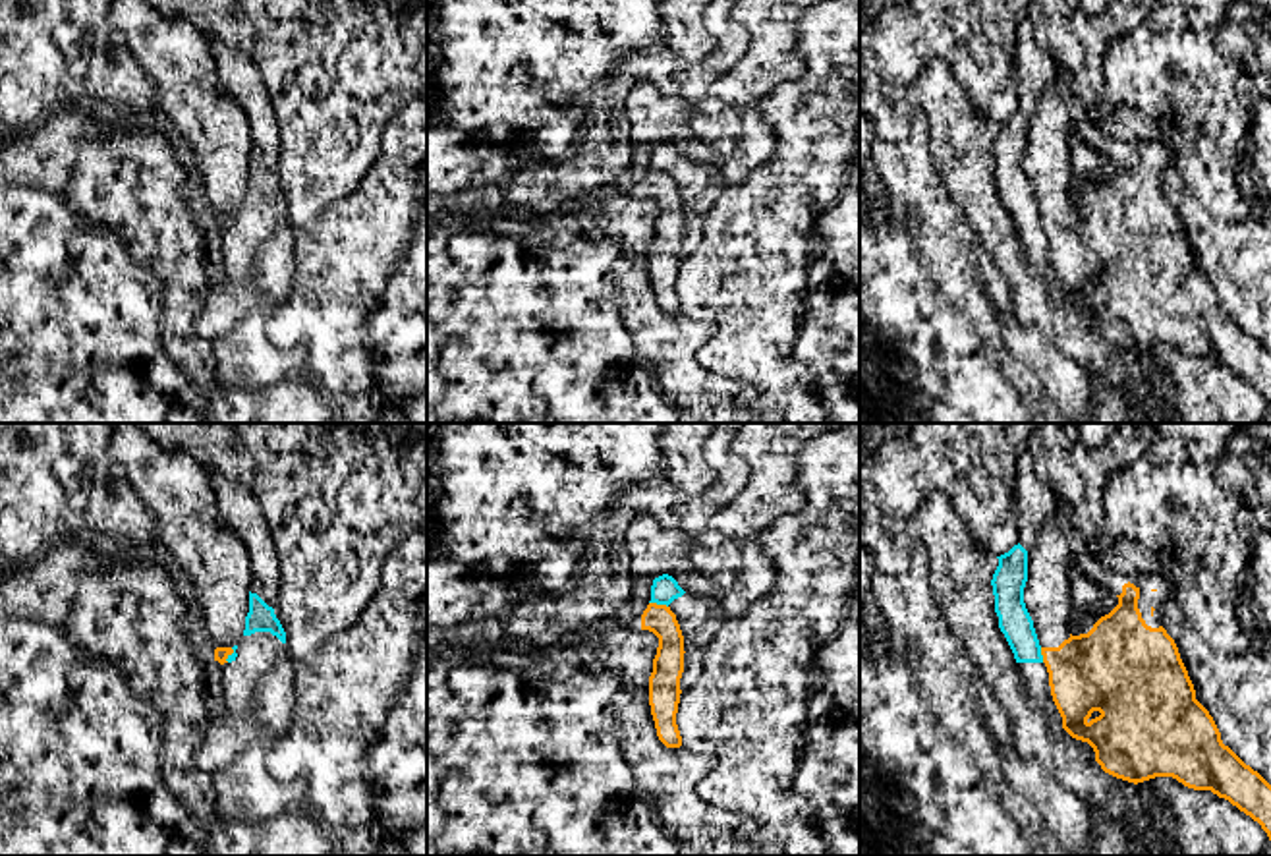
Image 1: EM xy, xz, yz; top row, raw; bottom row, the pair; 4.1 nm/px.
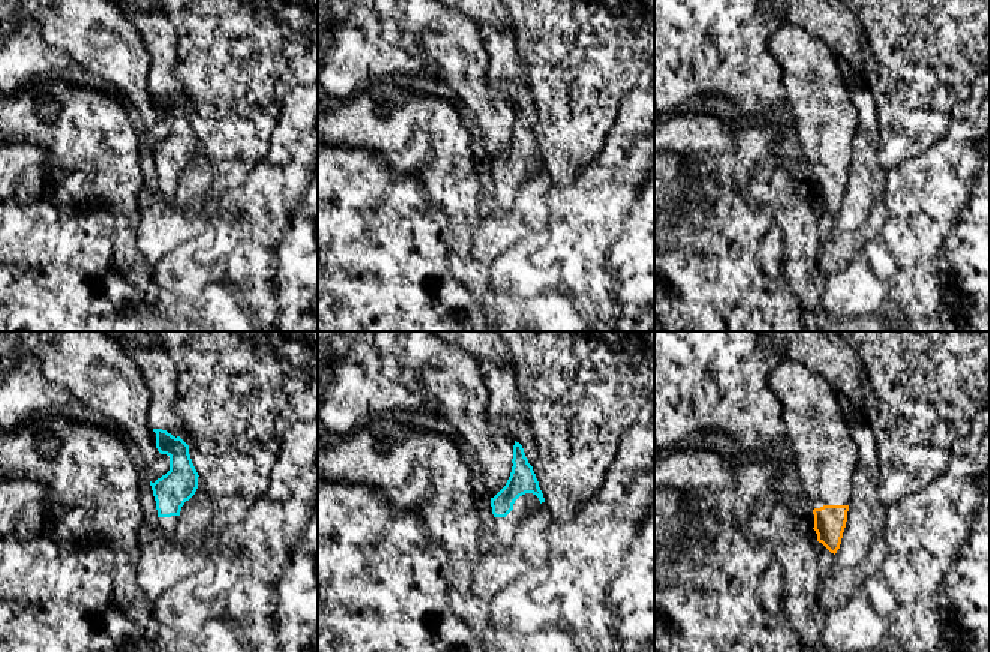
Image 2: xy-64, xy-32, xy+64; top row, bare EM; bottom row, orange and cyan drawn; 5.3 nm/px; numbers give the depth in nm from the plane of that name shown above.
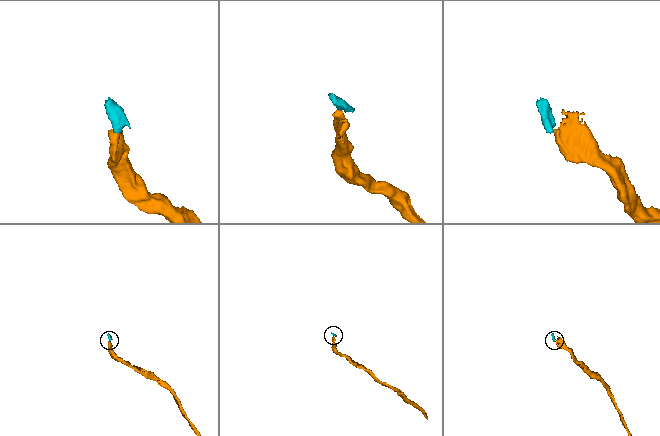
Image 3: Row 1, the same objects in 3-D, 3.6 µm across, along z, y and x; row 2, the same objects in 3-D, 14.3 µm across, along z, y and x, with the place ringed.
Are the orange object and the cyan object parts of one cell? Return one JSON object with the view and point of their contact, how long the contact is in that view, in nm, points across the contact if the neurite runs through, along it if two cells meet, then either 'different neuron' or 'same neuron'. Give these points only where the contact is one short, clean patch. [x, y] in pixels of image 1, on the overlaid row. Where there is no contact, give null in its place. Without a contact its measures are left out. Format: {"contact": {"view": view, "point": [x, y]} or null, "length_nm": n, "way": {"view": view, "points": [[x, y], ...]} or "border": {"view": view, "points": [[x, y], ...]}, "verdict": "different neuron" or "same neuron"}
{"contact": {"view": "xz", "point": [659, 605]}, "length_nm": 80, "border": {"view": "xz", "points": [[649, 601], [667, 607]]}, "verdict": "different neuron"}

